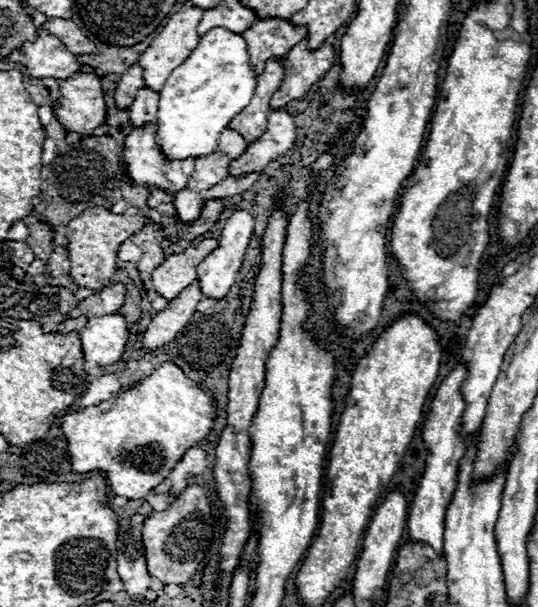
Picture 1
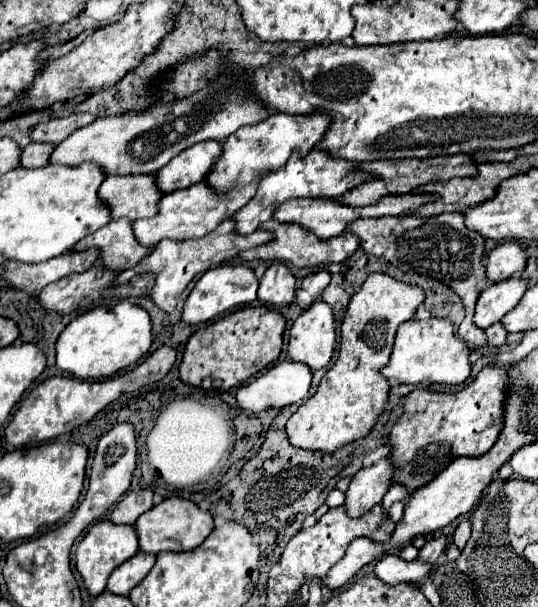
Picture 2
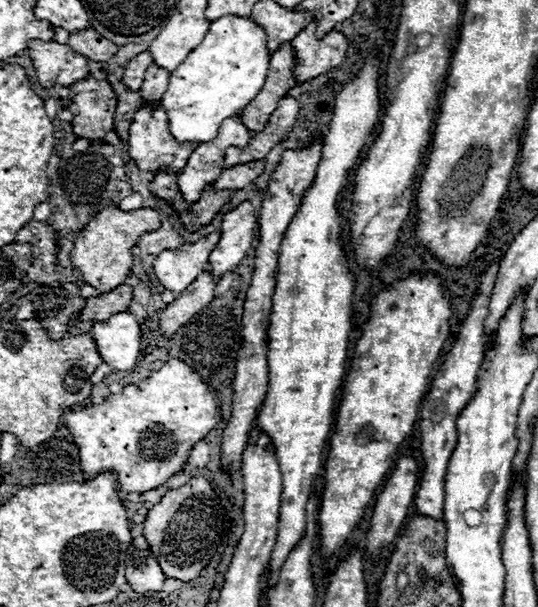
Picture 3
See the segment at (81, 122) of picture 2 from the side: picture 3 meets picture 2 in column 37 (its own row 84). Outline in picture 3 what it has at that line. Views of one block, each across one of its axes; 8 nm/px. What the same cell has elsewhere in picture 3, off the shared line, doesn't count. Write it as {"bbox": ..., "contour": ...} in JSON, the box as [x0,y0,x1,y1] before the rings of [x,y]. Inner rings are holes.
{"bbox":[122,50,152,90],"contour":[[[146,50],[146,52],[140,52],[138,56],[134,56],[131,59],[124,71],[124,78],[122,82],[130,88],[130,90],[140,90],[142,82],[144,82],[144,72],[148,70],[148,66],[152,64],[152,54]]]}

